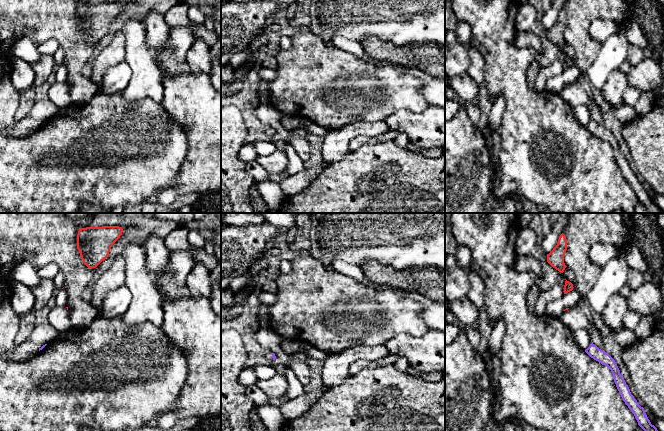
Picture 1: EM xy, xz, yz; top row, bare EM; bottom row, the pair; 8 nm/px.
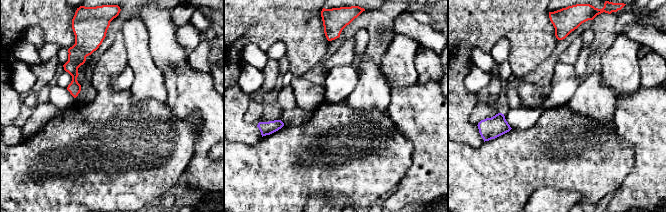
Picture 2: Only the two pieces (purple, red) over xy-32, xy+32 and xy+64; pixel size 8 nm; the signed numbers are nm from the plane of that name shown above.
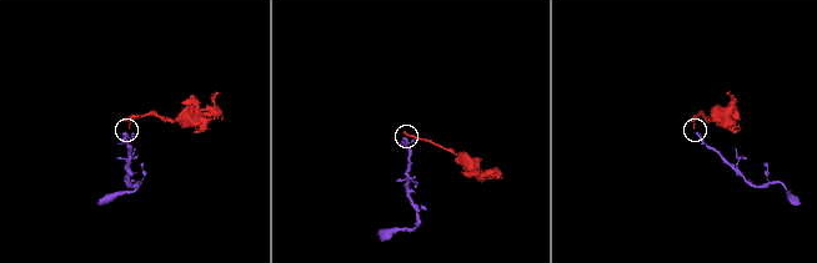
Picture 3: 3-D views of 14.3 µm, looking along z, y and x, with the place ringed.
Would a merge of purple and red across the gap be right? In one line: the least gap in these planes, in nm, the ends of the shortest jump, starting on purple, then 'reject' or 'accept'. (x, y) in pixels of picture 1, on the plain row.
340 nm | yz (591, 119), (567, 85) | reject

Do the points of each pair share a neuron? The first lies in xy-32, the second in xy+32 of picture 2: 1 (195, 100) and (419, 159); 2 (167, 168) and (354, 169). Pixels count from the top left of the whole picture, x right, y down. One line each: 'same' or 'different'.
1: same
2: same

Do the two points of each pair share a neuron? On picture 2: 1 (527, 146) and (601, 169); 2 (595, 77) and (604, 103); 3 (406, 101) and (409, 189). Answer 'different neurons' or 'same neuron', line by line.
1: same neuron
2: same neuron
3: same neuron

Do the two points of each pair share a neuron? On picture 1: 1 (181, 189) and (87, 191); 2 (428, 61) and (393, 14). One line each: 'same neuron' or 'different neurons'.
1: different neurons
2: different neurons

